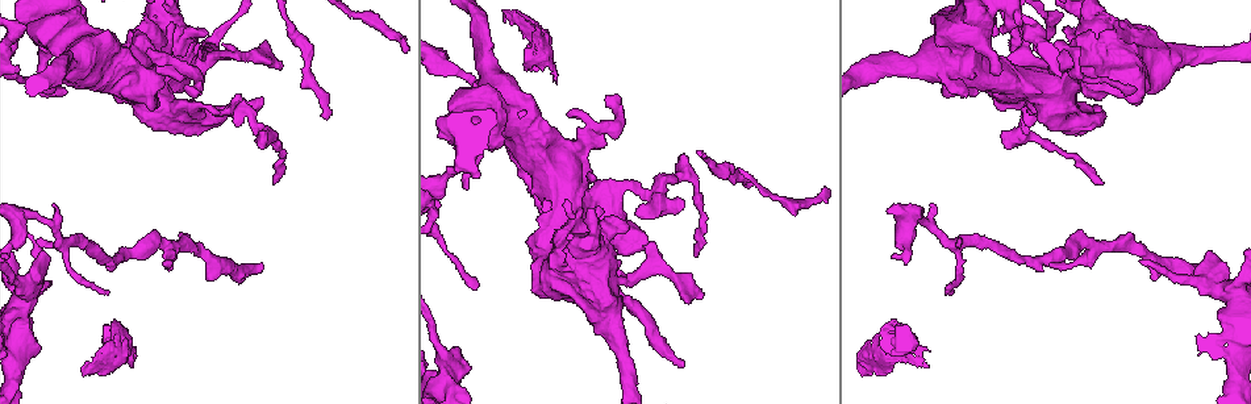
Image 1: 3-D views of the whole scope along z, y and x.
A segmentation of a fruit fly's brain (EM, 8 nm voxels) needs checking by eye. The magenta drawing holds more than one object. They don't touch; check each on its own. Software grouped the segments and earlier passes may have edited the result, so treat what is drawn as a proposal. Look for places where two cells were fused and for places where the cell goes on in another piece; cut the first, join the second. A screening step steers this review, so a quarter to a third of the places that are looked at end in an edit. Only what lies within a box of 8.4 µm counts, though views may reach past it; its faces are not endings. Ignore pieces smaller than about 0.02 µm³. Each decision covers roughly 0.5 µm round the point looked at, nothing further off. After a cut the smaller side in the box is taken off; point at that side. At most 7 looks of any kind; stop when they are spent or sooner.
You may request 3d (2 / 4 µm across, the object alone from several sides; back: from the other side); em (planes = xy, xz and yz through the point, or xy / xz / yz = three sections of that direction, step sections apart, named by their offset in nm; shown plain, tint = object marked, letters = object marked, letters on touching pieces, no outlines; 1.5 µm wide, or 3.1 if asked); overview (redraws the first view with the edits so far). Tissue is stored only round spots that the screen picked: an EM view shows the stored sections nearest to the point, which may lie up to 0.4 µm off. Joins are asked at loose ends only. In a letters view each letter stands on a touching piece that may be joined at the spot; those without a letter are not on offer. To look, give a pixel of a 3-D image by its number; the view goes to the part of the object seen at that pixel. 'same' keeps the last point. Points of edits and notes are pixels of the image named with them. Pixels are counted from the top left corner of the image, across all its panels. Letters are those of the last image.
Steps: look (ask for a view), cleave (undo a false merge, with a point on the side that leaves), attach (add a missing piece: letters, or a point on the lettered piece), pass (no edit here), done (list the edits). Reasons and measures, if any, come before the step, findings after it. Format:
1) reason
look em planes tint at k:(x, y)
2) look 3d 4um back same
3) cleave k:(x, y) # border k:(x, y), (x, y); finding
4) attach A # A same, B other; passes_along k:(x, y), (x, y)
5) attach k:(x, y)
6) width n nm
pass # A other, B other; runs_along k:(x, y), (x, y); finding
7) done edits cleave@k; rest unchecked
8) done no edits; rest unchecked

free end
look em planes letters at 1:(605, 95)

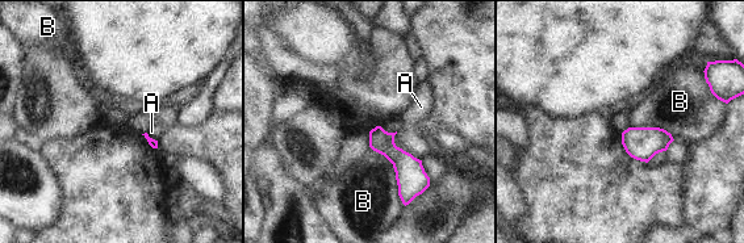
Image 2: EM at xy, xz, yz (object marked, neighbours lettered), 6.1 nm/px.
pass # A other, B other; border 2:(370, 146), (392, 164), (404, 204); none of them fits

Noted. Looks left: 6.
calibre changes
look em xz step 8 letters at 1:(203, 61)

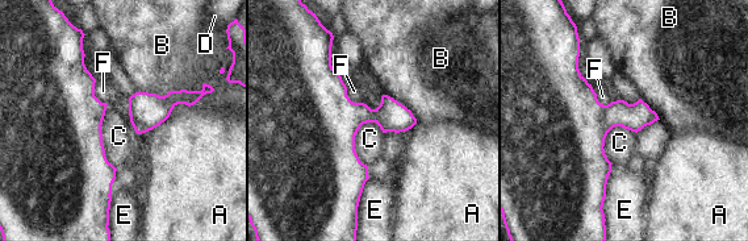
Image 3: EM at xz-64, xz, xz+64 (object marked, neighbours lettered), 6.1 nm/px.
pass # A other, B other, C other, D other, E other, F other; border 3:(375, 121), (355, 136), (367, 166); one cell here

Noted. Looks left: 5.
sharp bend
look em planes tint at 1:(1091, 243)

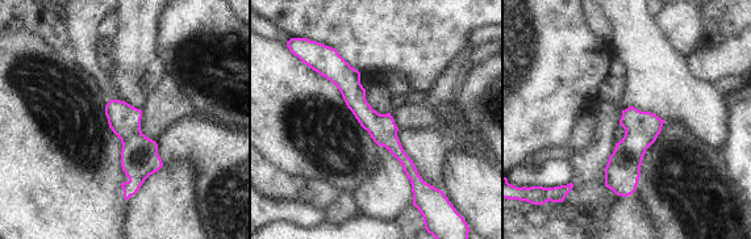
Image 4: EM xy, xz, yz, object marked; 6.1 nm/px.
look em planes letters same

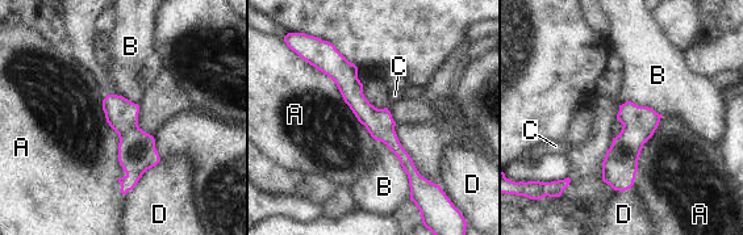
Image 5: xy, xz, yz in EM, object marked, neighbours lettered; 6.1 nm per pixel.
longest_contact A 650 nm
pass # A other, B other, C other, D other; runs_along 5:(321, 58), (387, 134), (416, 181); one cell here

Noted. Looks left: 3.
done no edits; rest unchecked

